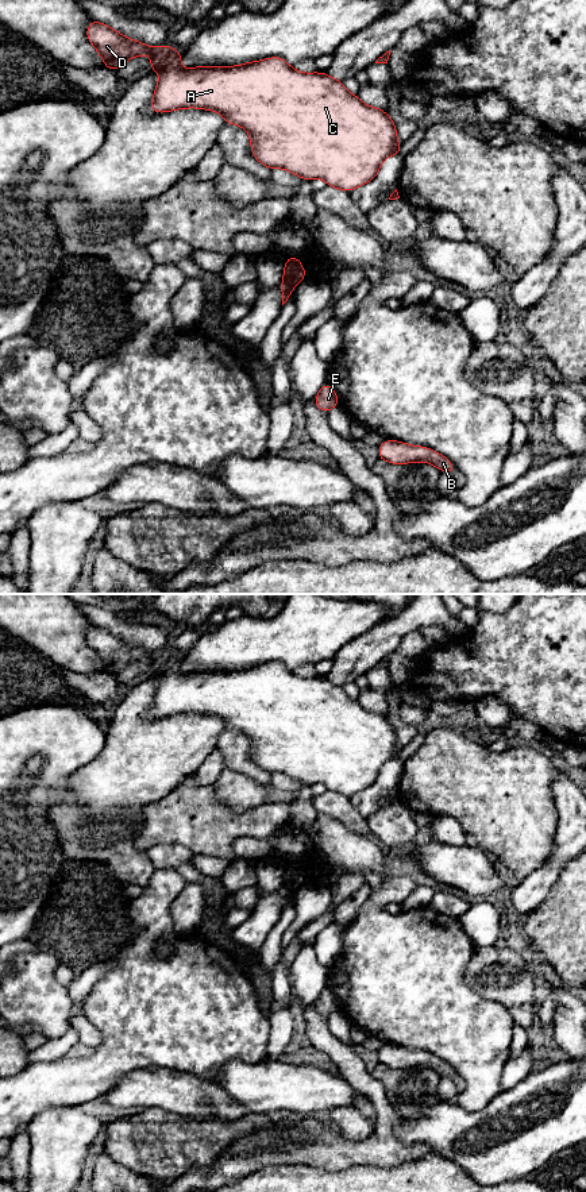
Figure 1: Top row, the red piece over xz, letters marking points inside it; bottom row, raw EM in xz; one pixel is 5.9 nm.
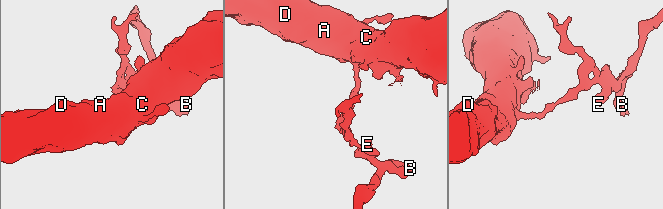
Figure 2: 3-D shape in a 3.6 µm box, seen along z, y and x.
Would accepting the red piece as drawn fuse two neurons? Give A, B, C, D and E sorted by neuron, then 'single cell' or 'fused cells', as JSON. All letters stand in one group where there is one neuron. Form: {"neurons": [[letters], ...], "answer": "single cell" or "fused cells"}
{"neurons": [["A", "C", "D"], ["B", "E"]], "answer": "fused cells"}

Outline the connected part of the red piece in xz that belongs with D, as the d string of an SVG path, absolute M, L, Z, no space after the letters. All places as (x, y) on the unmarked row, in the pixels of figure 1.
M93 624L86 643L103 661L104 672L113 676L132 661L151 661L149 675L162 679L150 709L153 717L216 715L224 721L225 729L240 730L250 738L254 763L270 775L285 774L307 786L323 783L335 794L351 796L374 784L388 761L400 760L402 749L397 747L396 730L386 715L363 709L358 699L347 697L343 686L327 678L300 678L281 661L239 671L181 674L182 657L170 648L151 652Z

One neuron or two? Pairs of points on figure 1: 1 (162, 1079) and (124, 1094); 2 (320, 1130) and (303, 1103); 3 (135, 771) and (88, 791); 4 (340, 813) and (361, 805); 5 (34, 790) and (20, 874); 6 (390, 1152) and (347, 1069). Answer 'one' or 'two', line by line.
1: one
2: two
3: one
4: two
5: one
6: one

